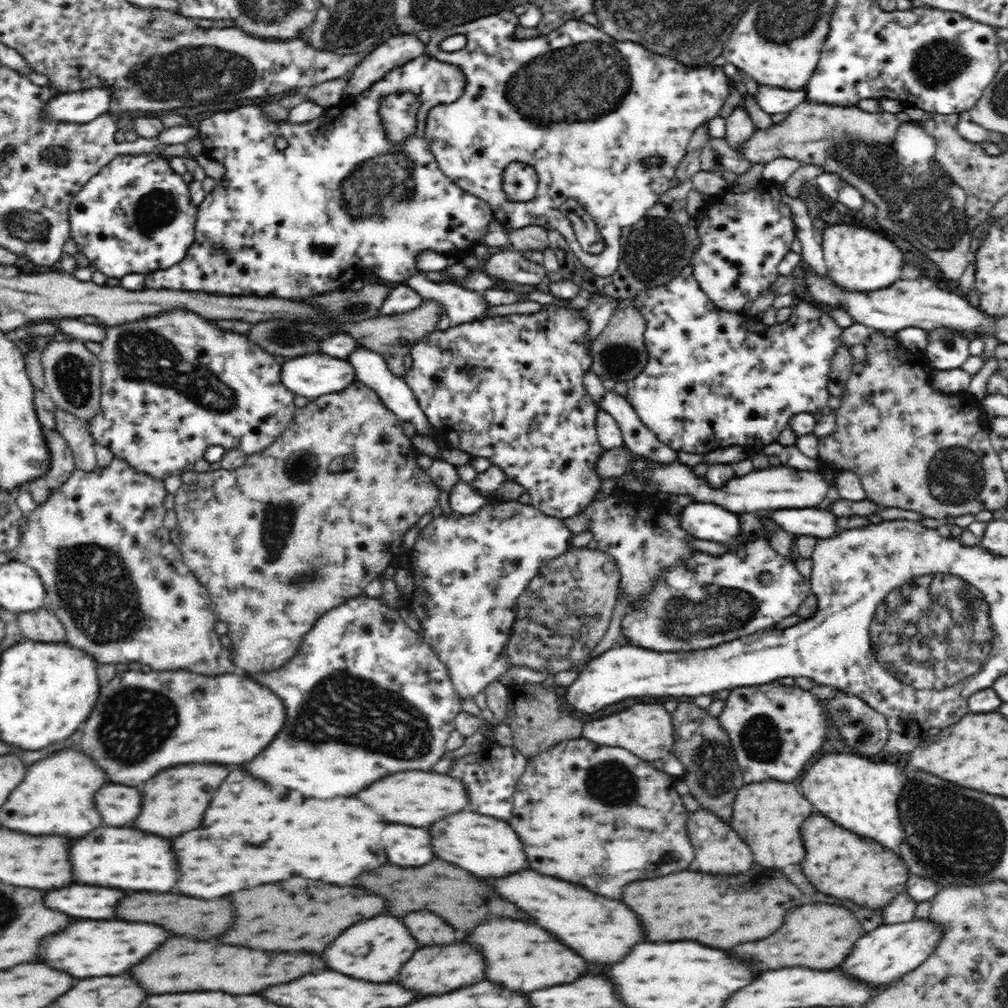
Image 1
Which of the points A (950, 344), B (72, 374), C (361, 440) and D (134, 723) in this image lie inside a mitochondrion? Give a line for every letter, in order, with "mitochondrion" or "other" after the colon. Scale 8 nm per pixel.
A: mitochondrion
B: mitochondrion
C: other
D: mitochondrion

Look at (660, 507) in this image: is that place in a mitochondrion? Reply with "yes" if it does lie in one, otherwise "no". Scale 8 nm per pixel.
no

